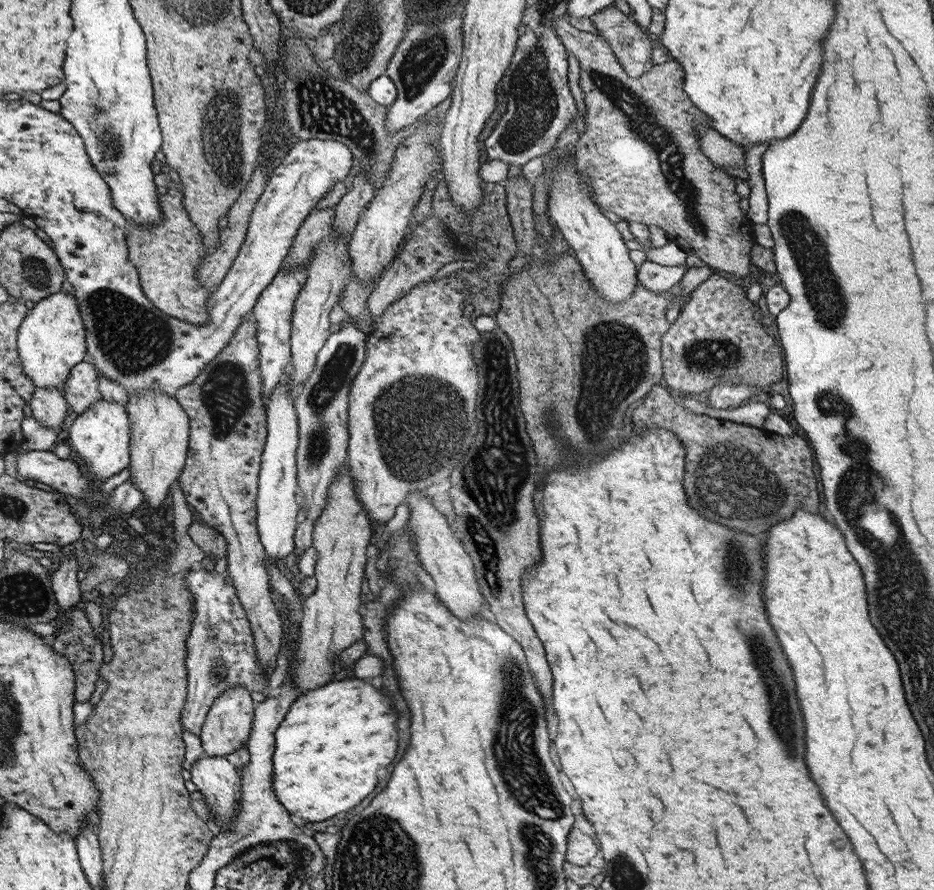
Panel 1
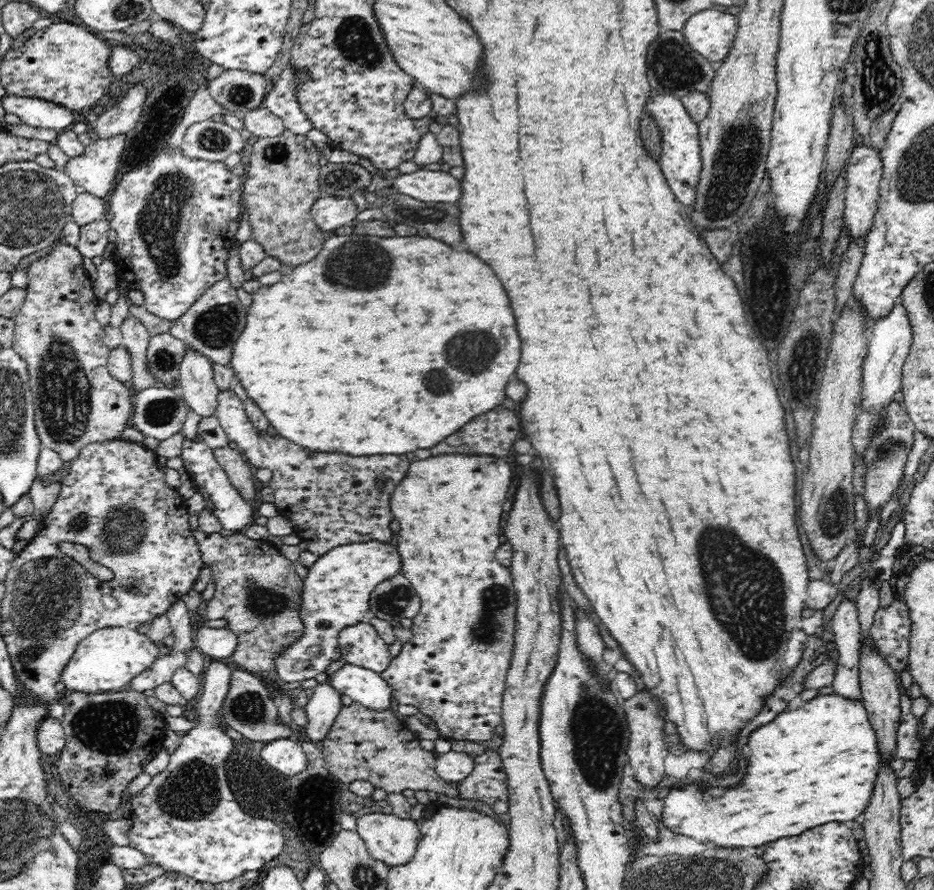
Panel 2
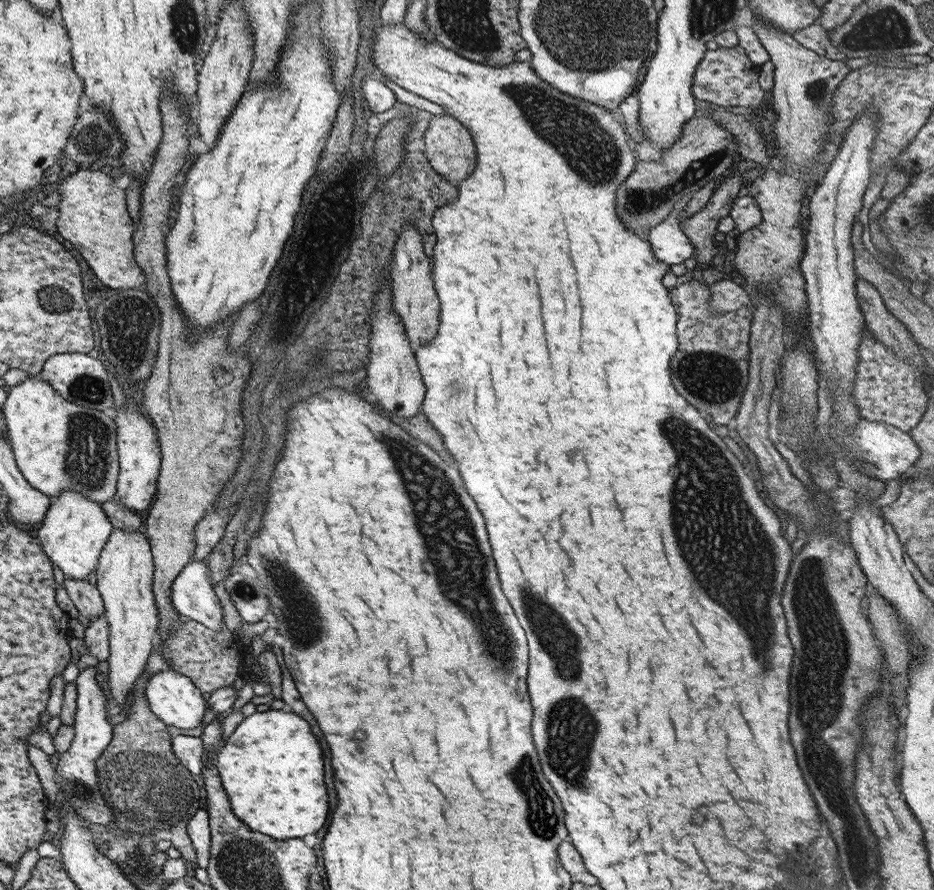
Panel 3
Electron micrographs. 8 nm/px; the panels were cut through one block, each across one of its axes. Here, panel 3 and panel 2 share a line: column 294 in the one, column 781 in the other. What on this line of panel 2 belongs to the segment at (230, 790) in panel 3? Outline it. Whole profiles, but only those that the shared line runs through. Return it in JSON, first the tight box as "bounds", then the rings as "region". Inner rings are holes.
{"bounds":[662,694,894,848],"region":[[[820,694],[816,698],[806,702],[804,706],[798,708],[798,710],[792,710],[792,712],[784,712],[780,714],[778,718],[774,718],[770,724],[766,724],[764,728],[758,728],[752,736],[750,736],[750,760],[748,760],[748,772],[742,780],[740,786],[732,788],[726,792],[724,798],[712,798],[706,790],[698,788],[698,786],[690,786],[686,790],[680,790],[680,788],[674,788],[666,798],[664,798],[664,812],[662,812],[662,824],[674,832],[674,834],[682,834],[682,836],[690,836],[694,840],[700,840],[700,842],[714,842],[714,844],[720,844],[720,846],[730,846],[730,848],[746,848],[746,846],[762,846],[766,842],[772,842],[772,840],[778,840],[778,838],[786,838],[786,836],[796,836],[796,834],[802,834],[804,830],[810,830],[818,824],[826,824],[826,822],[841,822],[849,823],[854,820],[859,820],[862,817],[863,812],[866,810],[870,797],[872,796],[875,782],[878,778],[878,773],[884,768],[890,765],[890,762],[894,760],[894,754],[890,756],[880,756],[878,754],[878,740],[874,736],[874,730],[870,726],[870,716],[868,711],[863,705],[861,700],[850,700],[844,698],[839,694]]]}

